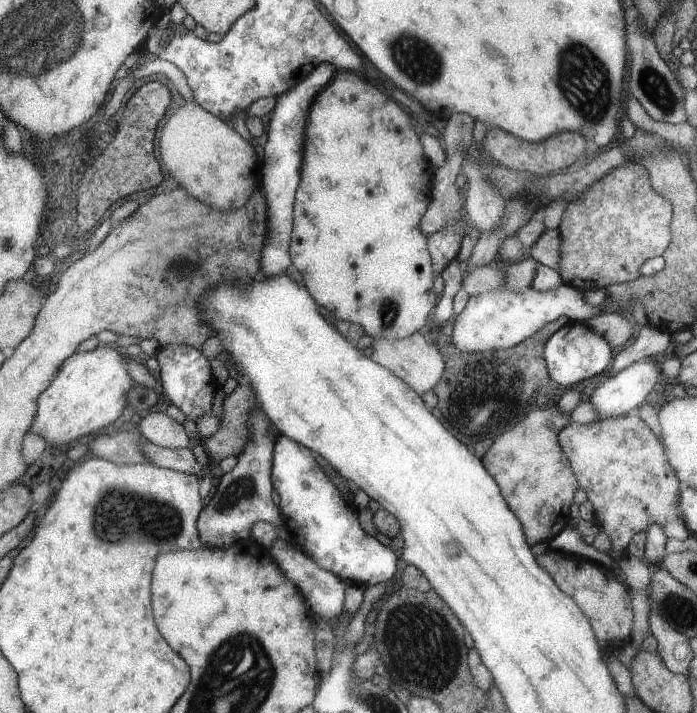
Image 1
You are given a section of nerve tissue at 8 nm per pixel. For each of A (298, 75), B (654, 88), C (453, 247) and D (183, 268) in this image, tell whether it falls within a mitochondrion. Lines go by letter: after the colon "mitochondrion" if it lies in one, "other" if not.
A: other
B: mitochondrion
C: other
D: mitochondrion

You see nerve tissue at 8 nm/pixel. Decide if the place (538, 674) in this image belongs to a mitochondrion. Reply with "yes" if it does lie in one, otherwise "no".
no

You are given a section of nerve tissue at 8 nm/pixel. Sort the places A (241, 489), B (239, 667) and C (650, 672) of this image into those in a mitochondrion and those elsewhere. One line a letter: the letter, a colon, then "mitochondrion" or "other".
A: mitochondrion
B: mitochondrion
C: other

